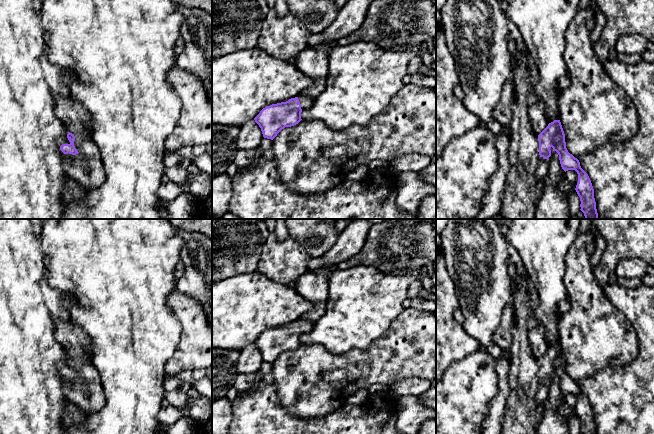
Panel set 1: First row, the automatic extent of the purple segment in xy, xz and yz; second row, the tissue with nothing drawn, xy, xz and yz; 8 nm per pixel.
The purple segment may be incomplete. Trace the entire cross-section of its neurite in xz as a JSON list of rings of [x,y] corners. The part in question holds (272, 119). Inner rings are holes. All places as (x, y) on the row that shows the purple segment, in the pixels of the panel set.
[[[298,96],[286,102],[272,104],[263,108],[254,118],[261,128],[264,138],[273,140],[285,127],[298,124],[301,112],[312,106],[314,99]]]

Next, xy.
[[[68,132],[67,138],[70,143],[61,145],[60,150],[64,154],[82,154],[85,157],[85,164],[67,165],[66,174],[69,178],[74,179],[84,190],[99,187],[105,180],[105,172],[100,151],[92,137]]]

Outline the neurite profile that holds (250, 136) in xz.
[[[251,119],[240,126],[236,146],[240,150],[257,149],[263,138],[261,128]]]

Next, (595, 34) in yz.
[[[598,11],[595,14],[594,19],[596,20],[596,27],[590,32],[590,38],[593,46],[599,41],[606,24],[606,17],[601,11]]]

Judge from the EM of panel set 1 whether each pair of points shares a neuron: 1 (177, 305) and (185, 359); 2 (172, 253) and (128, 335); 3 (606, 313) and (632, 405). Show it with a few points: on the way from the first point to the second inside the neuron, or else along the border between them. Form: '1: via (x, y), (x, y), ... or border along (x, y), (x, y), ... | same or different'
1: via (188, 318), (188, 346) | same
2: via (152, 273), (128, 297), (128, 315) | same
3: border along (639, 349), (629, 363), (605, 366), (599, 371) | different

